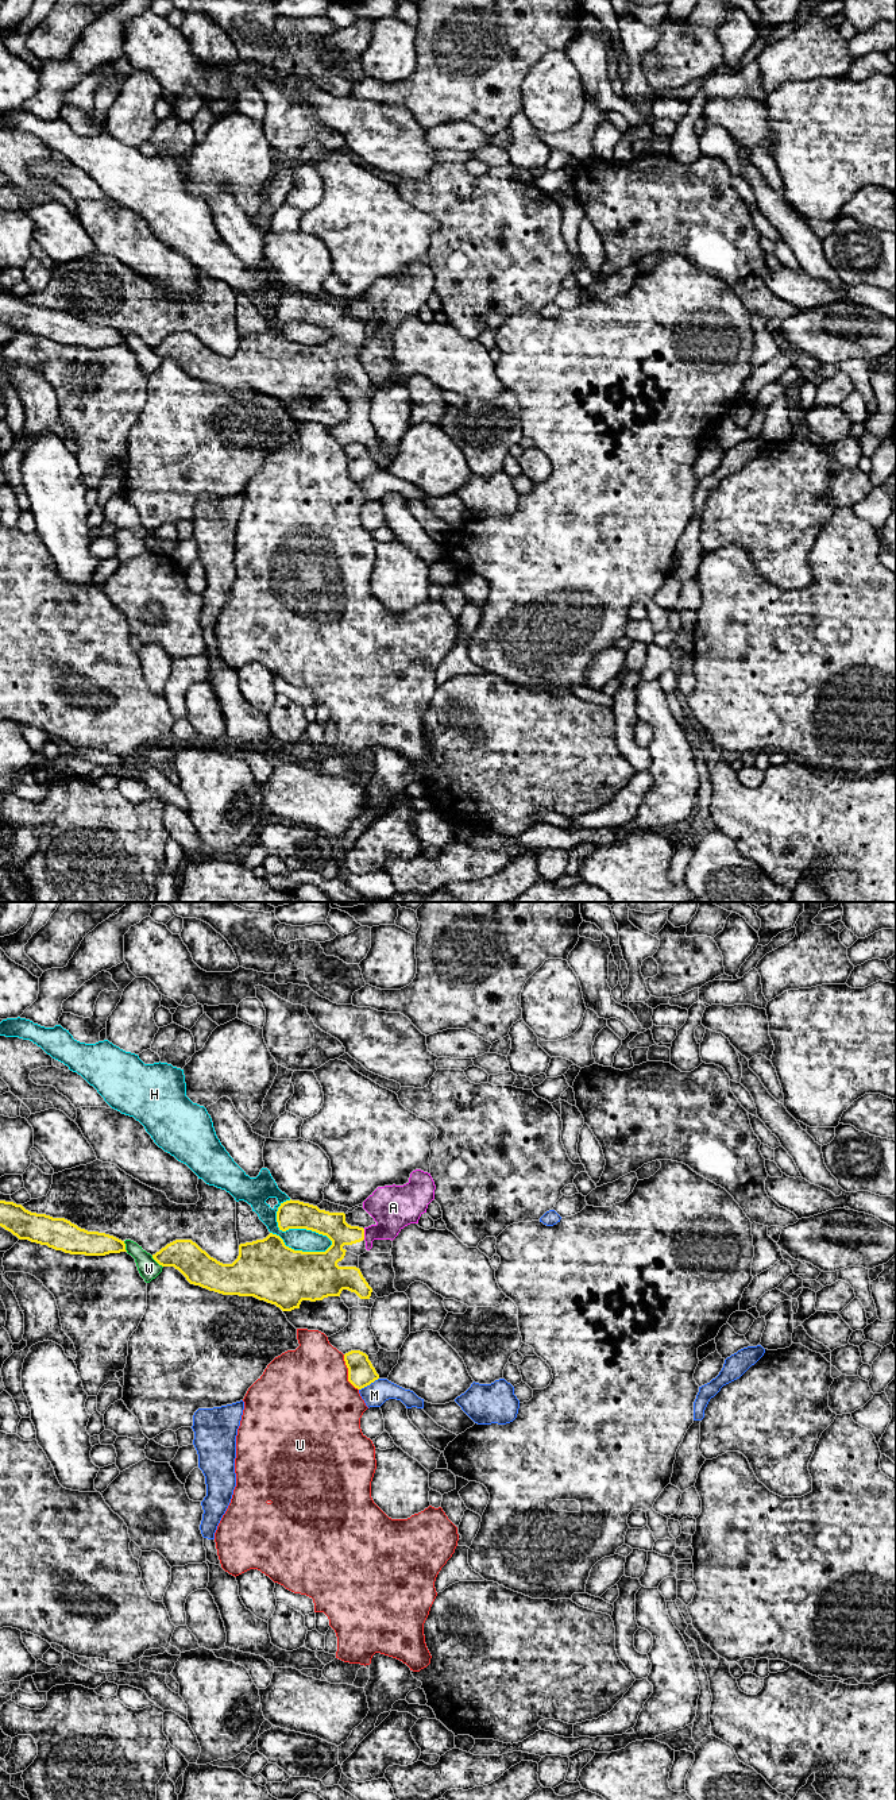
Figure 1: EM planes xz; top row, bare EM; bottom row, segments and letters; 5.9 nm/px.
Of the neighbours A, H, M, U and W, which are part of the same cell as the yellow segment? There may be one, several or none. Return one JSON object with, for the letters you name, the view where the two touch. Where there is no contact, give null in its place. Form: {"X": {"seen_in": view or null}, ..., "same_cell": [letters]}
{"same_cell": []}

